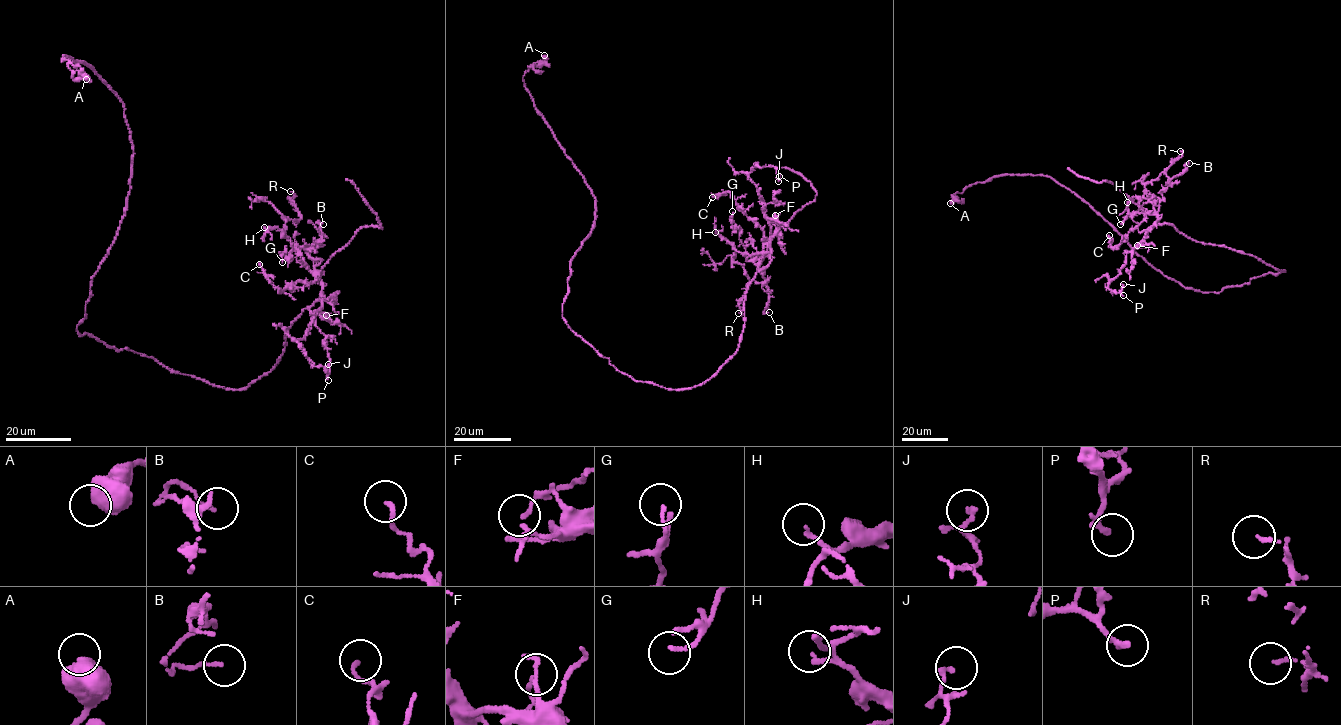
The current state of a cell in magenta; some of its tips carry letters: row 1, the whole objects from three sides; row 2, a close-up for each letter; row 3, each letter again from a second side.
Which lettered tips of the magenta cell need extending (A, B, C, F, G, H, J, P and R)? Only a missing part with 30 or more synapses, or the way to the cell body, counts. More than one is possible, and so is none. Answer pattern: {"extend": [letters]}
{"extend": []}

